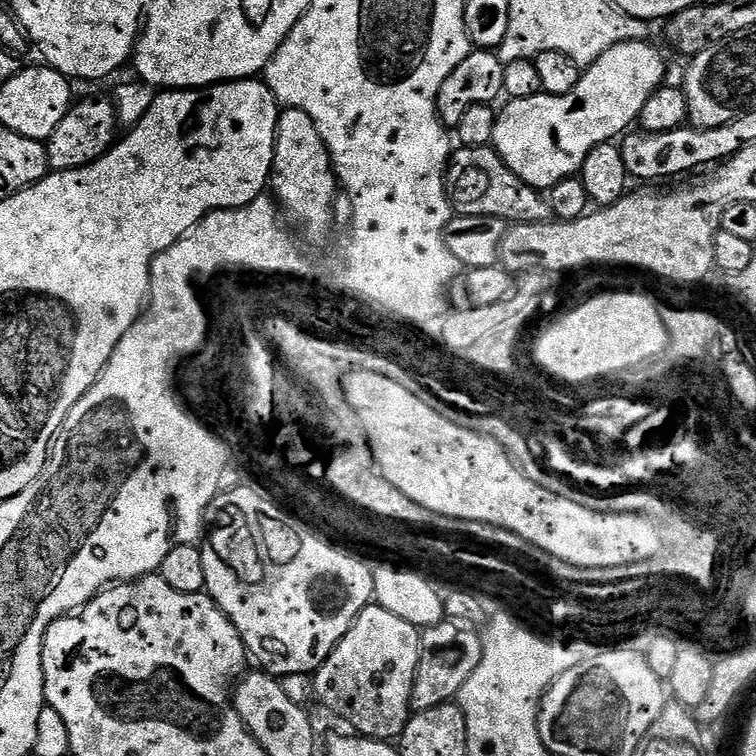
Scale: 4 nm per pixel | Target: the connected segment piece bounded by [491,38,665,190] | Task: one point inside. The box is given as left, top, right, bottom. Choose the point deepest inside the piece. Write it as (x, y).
(545, 139)

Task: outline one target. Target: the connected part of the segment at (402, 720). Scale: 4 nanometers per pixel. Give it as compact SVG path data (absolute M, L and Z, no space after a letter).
M378 603L367 604L358 614L358 618L354 618L354 622L350 626L350 630L346 630L346 634L338 642L338 646L334 646L334 650L326 658L326 662L322 662L322 666L317 668L311 677L312 688L316 691L316 700L328 712L333 712L336 716L341 716L346 723L349 724L353 733L366 736L370 740L387 740L389 742L399 741L400 736L404 733L404 728L408 725L408 717L413 715L412 711L412 691L414 690L414 678L418 670L418 658L420 657L420 633L421 629L414 627L410 622L406 622L406 618L398 618L398 614L390 614L390 610L386 610Z

